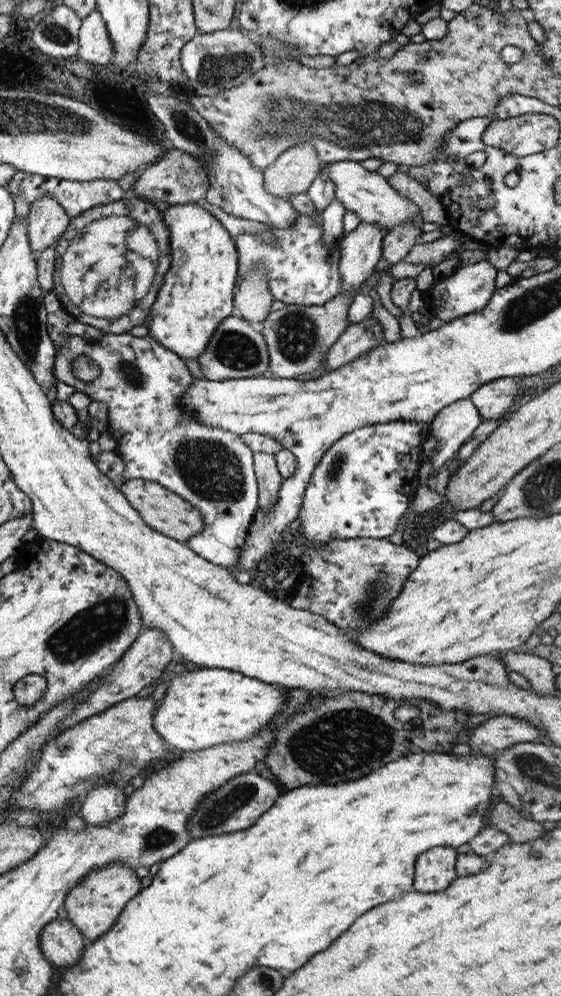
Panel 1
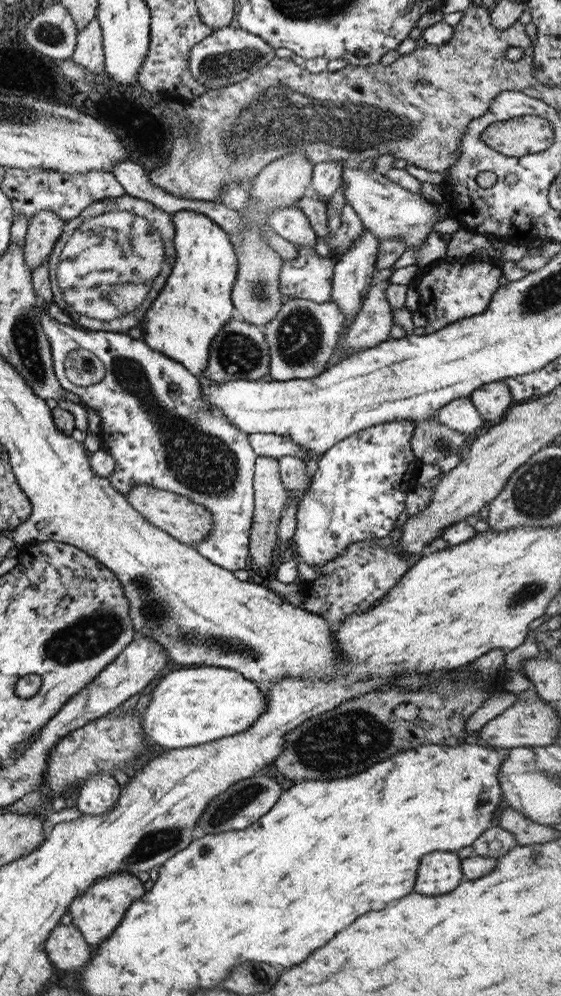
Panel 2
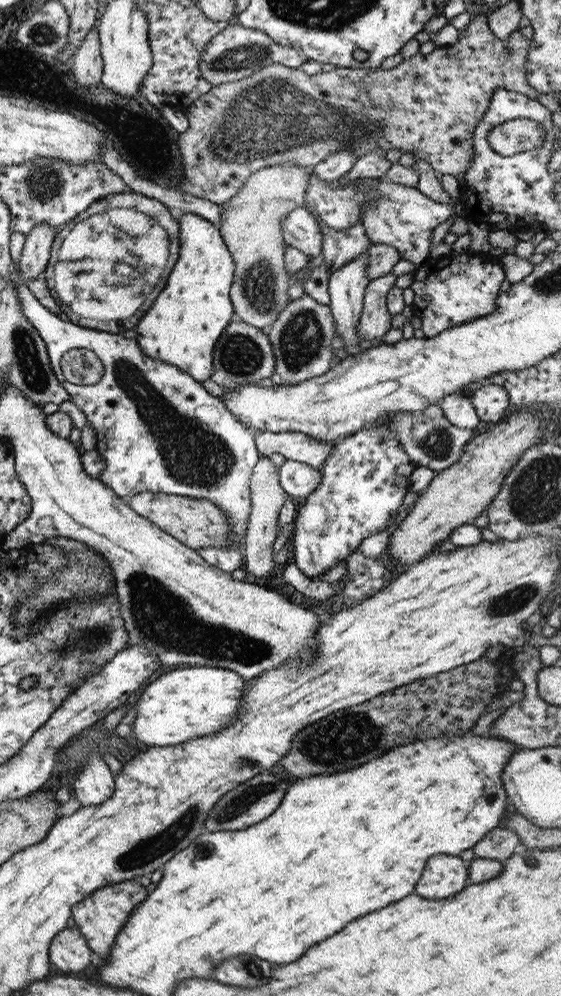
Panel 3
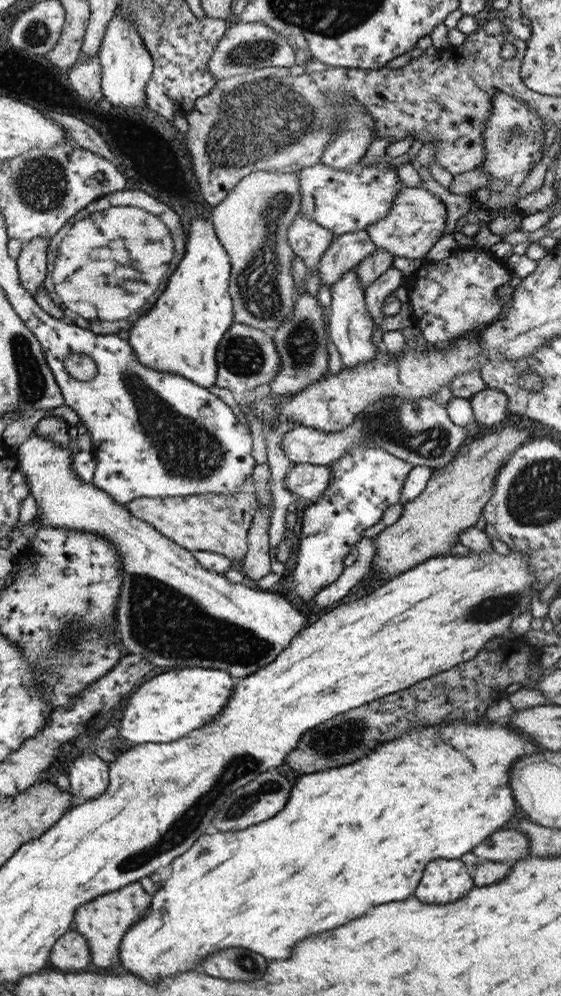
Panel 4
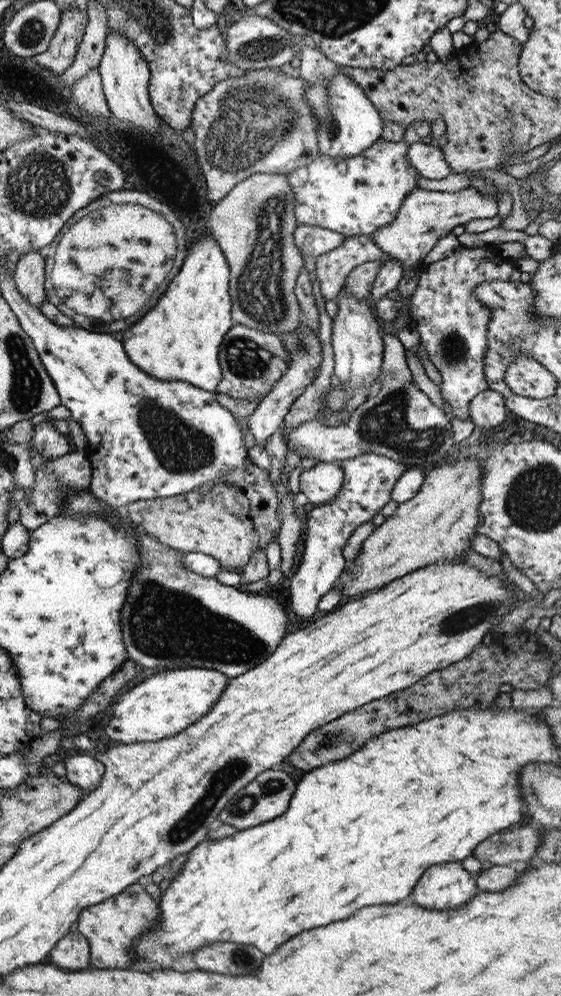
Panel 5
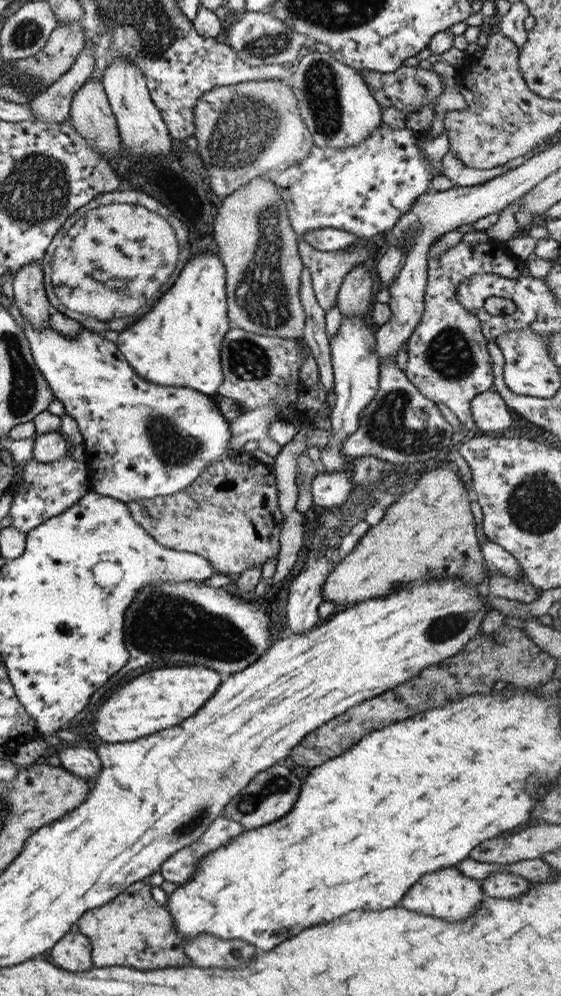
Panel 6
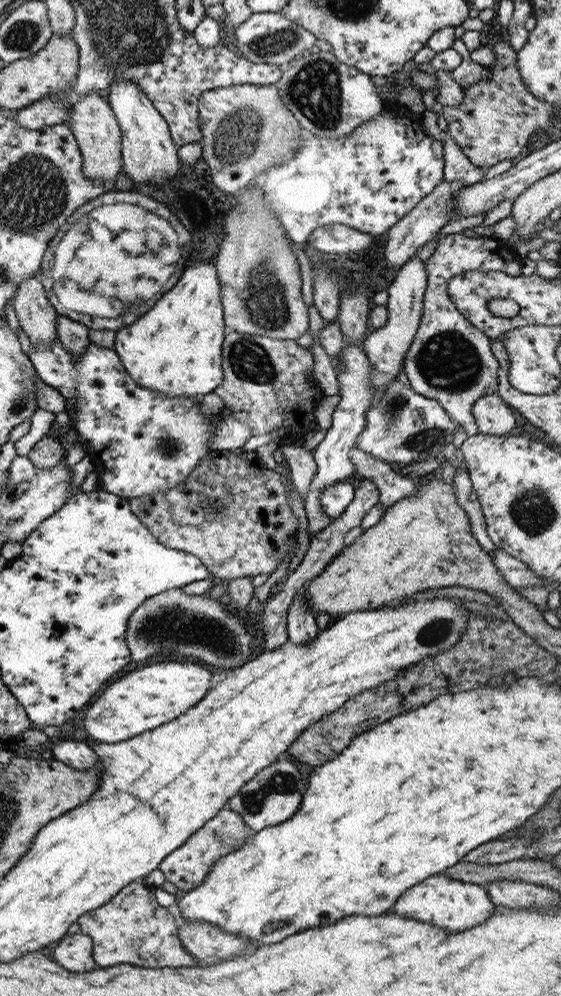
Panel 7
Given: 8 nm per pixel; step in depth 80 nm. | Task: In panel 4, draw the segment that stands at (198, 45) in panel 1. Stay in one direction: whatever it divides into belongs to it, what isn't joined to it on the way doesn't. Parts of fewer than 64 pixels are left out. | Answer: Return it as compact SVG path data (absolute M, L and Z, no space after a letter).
M241 22L228 24L222 38L215 46L207 62L207 71L215 81L221 81L236 75L251 73L266 67L285 68L295 65L295 48L289 44L290 38L273 32L262 22Z

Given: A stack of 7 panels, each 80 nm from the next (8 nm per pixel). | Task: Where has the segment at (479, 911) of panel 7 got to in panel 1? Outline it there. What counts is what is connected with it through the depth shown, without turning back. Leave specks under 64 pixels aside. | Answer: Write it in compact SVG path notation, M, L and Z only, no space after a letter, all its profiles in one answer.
M434 846L424 850L415 859L411 890L420 893L439 892L456 876L455 849L448 846Z

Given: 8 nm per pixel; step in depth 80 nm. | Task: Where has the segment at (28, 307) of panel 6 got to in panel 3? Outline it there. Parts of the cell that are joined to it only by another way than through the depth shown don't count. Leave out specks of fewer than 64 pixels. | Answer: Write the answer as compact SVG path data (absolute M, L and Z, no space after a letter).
M37 223L24 236L18 270L25 284L44 271L50 255L50 246L58 229L47 223Z

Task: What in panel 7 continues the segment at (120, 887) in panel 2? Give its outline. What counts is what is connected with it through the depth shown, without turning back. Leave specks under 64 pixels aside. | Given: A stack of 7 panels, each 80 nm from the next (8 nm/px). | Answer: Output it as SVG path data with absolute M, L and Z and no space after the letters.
M131 881L124 886L109 902L98 906L95 910L82 914L77 918L79 932L92 940L92 959L97 966L115 966L127 964L141 968L175 968L199 966L196 960L182 947L176 930L174 911L161 907L153 894L153 889L143 881Z

